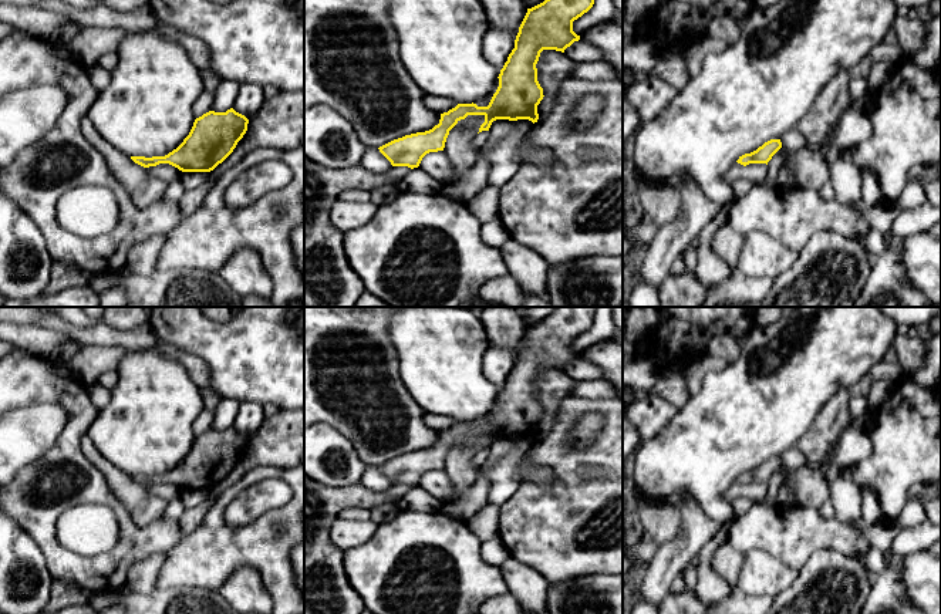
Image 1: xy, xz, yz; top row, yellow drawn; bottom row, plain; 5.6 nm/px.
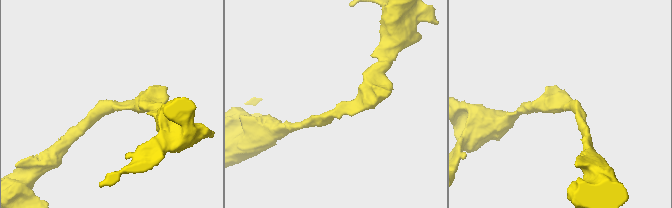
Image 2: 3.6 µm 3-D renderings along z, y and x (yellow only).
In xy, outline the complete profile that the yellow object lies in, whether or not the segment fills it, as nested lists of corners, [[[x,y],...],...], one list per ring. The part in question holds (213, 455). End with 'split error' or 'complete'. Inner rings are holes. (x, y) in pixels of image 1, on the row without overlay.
[[[233,426],[209,429],[196,436],[183,460],[165,475],[131,475],[144,485],[169,482],[182,490],[210,490],[236,466],[247,449],[249,438]]]; complete

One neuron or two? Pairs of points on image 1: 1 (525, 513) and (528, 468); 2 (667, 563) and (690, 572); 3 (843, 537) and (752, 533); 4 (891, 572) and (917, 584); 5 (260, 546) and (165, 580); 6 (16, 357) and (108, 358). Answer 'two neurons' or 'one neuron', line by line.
1: two neurons
2: two neurons
3: one neuron
4: two neurons
5: one neuron
6: two neurons

